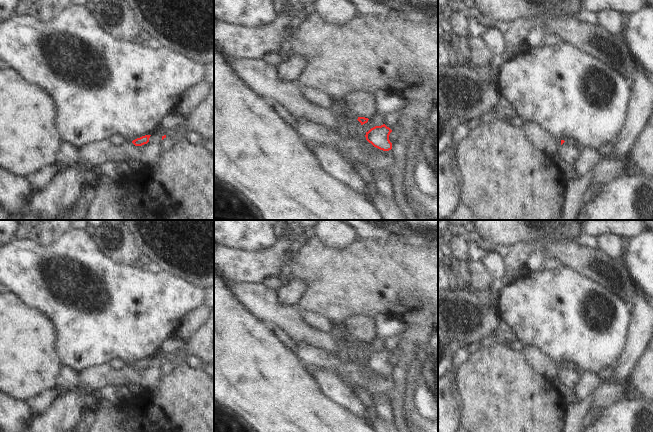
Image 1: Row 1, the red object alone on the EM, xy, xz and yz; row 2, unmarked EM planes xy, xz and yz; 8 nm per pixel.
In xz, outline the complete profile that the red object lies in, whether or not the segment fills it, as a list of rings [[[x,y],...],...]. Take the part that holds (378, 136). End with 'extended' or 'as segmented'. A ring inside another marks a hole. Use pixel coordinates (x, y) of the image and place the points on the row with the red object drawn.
[[[385,124],[381,126],[375,126],[366,132],[366,140],[371,143],[374,147],[389,151],[392,149],[392,143],[389,140],[389,135],[392,130]]]; as segmented

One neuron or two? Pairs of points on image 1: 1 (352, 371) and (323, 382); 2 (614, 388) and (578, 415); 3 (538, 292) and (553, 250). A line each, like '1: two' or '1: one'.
1: two
2: one
3: two

